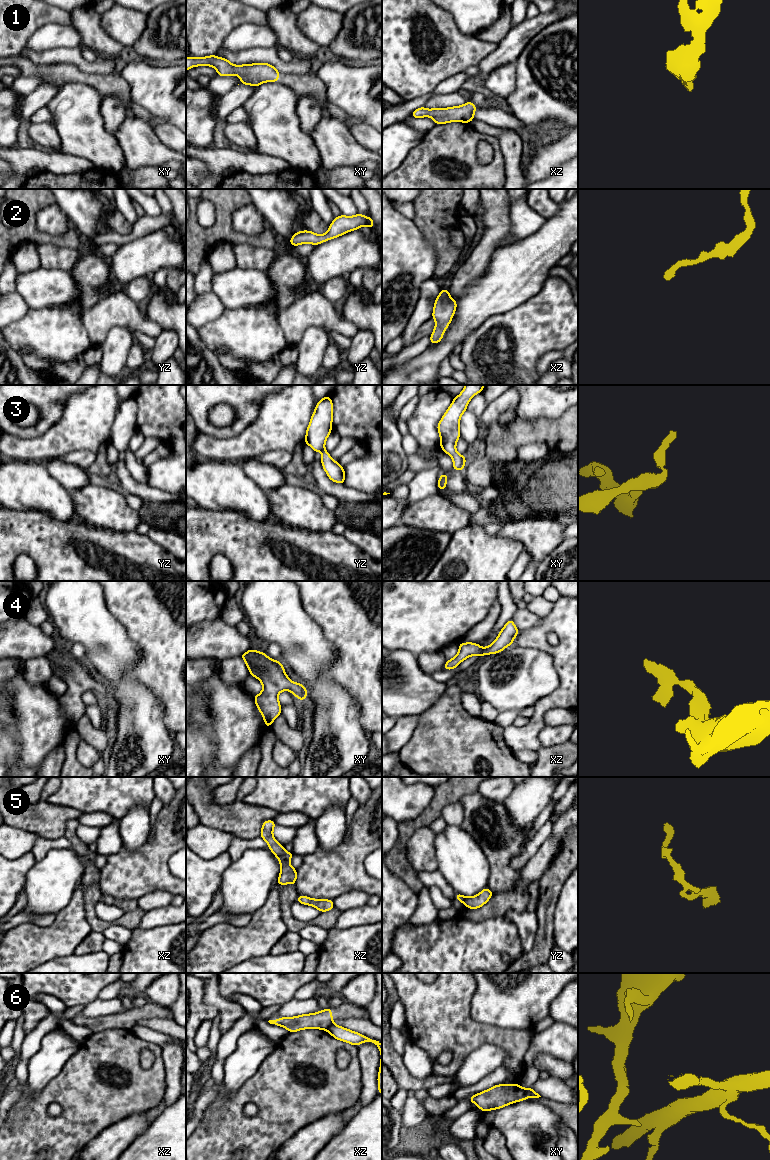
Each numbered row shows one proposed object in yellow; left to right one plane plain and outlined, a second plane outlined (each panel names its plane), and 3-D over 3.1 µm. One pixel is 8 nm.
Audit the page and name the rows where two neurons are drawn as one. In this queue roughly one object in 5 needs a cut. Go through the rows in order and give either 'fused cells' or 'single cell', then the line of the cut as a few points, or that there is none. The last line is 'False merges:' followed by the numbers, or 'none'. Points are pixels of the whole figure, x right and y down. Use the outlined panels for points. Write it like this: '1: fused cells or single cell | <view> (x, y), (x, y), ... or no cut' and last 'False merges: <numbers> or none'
1: single cell | no cut
2: single cell | no cut
3: single cell | no cut
4: single cell | no cut
5: single cell | no cut
6: fused cells | xz (334, 1024), (326, 1029)
False merges: 6

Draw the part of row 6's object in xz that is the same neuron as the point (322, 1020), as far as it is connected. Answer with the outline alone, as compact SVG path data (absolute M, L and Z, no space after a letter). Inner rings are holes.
M332 1008L290 1018L279 1017L278 1020L269 1020L268 1022L276 1026L284 1027L289 1033L303 1029L327 1030L330 1026L335 1025L332 1017Z

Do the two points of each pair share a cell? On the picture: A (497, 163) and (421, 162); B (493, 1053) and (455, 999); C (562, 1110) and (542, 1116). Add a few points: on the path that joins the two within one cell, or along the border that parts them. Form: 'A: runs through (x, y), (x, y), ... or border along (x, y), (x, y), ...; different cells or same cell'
A: runs through (478, 169), (454, 155), (440, 154); same cell
B: border along (507, 1053), (490, 1043), (483, 1043), (467, 1056); different cells
C: border along (534, 1100), (547, 1106), (565, 1123); different cells

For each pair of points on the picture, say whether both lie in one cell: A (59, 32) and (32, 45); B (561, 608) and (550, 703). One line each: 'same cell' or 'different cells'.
A: same cell
B: same cell

